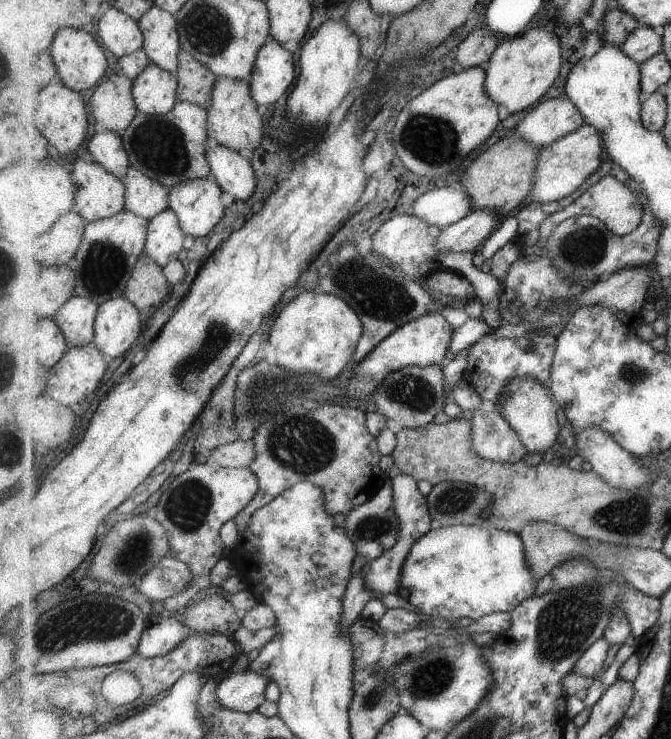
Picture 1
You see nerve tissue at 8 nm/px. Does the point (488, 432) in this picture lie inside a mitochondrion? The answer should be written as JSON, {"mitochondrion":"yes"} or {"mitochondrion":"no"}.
{"mitochondrion":"yes"}

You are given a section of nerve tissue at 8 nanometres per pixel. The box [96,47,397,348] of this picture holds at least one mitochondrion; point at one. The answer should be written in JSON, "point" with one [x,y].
{"point":[161,147]}

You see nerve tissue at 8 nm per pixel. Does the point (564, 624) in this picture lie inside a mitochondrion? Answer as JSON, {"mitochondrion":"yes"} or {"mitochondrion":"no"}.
{"mitochondrion":"yes"}

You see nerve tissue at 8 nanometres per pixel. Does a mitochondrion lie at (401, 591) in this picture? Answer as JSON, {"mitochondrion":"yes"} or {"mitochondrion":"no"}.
{"mitochondrion":"no"}

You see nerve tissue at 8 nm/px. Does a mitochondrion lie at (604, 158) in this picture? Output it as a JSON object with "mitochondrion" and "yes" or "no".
{"mitochondrion":"no"}

